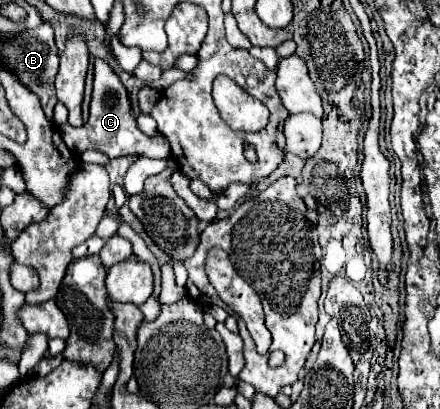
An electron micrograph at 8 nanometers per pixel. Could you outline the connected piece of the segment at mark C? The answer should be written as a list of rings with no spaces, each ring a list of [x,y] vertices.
[[[102,59],[94,63],[94,85],[92,85],[88,121],[78,129],[74,129],[70,125],[62,125],[60,135],[66,141],[66,145],[78,153],[86,151],[86,149],[96,149],[96,151],[106,153],[108,157],[122,157],[122,155],[138,153],[138,155],[146,155],[150,159],[164,159],[170,155],[170,145],[164,135],[158,133],[156,139],[150,139],[138,129],[126,87],[122,85],[120,77],[112,71],[112,67],[108,63],[104,63]]]

